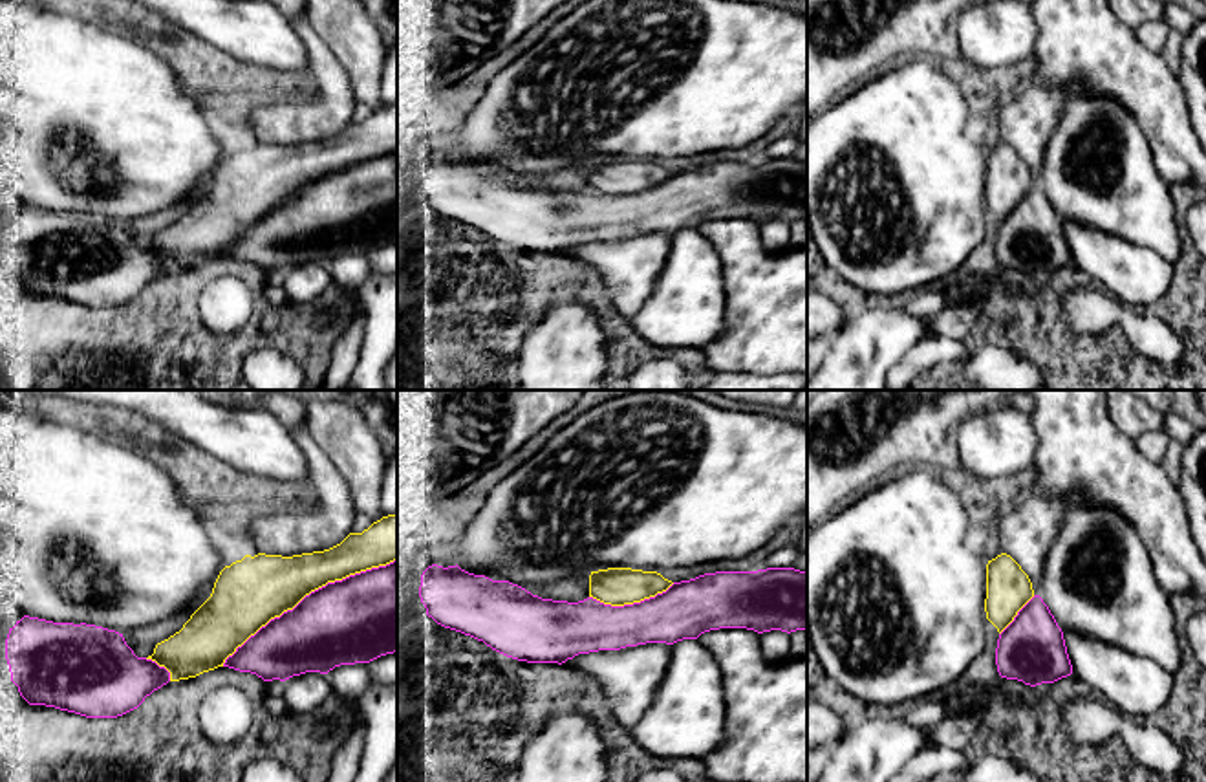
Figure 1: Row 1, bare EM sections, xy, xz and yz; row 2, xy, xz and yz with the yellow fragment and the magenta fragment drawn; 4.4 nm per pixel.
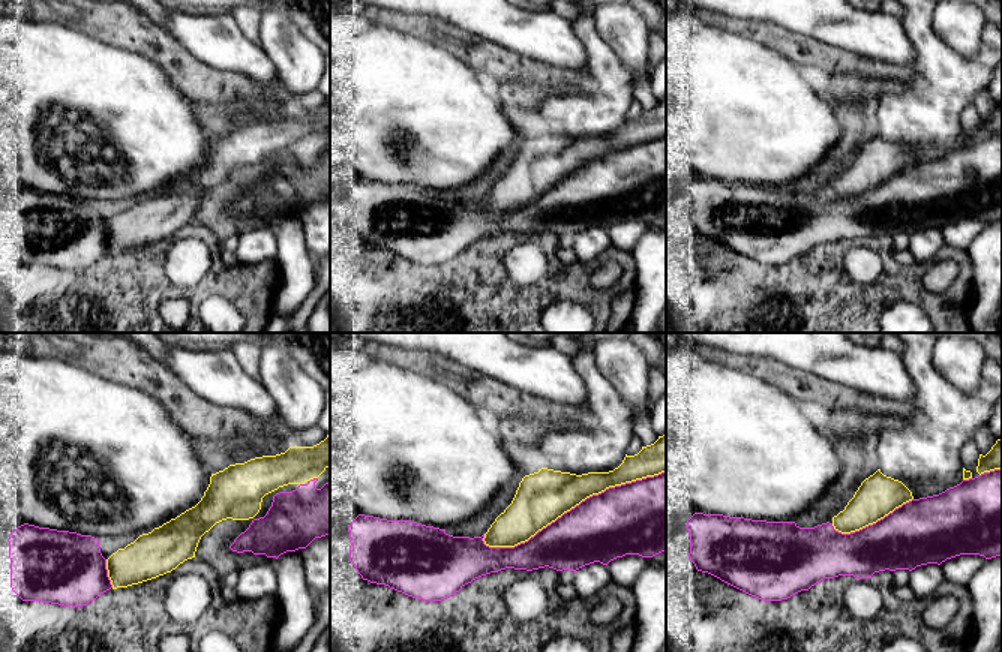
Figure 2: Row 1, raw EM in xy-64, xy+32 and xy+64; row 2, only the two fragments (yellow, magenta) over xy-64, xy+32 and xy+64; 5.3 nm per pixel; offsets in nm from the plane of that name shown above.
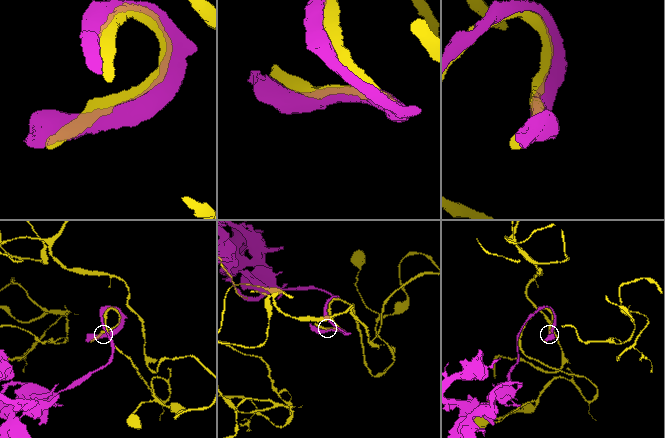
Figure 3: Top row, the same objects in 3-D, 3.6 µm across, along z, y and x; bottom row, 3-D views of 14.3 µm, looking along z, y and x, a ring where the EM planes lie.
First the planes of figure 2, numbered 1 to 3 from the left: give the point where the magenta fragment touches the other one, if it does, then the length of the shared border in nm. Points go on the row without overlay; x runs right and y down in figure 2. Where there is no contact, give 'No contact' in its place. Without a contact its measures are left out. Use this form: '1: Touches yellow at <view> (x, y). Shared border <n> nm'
1: Touches yellow at xy-64 (108, 237). Shared border 160 nm
2: Touches yellow at xy+32 (573, 171). Shared border 1050 nm
3: Touches yellow at xy+64 (872, 188). Shared border 460 nm

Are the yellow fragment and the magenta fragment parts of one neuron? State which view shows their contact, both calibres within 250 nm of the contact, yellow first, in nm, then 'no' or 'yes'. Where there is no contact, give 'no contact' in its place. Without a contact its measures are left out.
meets yellow in xy; 300 nm thick on the yellow side, 380 nm on the other; yes

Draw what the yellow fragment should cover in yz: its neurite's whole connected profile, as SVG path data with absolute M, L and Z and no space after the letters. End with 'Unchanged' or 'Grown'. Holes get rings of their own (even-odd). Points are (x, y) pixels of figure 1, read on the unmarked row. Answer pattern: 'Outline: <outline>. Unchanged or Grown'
Outline: M1007 143L986 154L985 201L999 222L996 255L1001 267L1036 277L1072 264L1061 218Z. Grown

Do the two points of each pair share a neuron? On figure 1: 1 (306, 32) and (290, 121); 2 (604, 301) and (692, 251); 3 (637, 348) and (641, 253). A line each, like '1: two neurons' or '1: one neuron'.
1: one neuron
2: two neurons
3: two neurons

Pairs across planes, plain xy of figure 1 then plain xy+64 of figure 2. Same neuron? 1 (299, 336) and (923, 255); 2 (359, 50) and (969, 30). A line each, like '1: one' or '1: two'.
1: two
2: one

